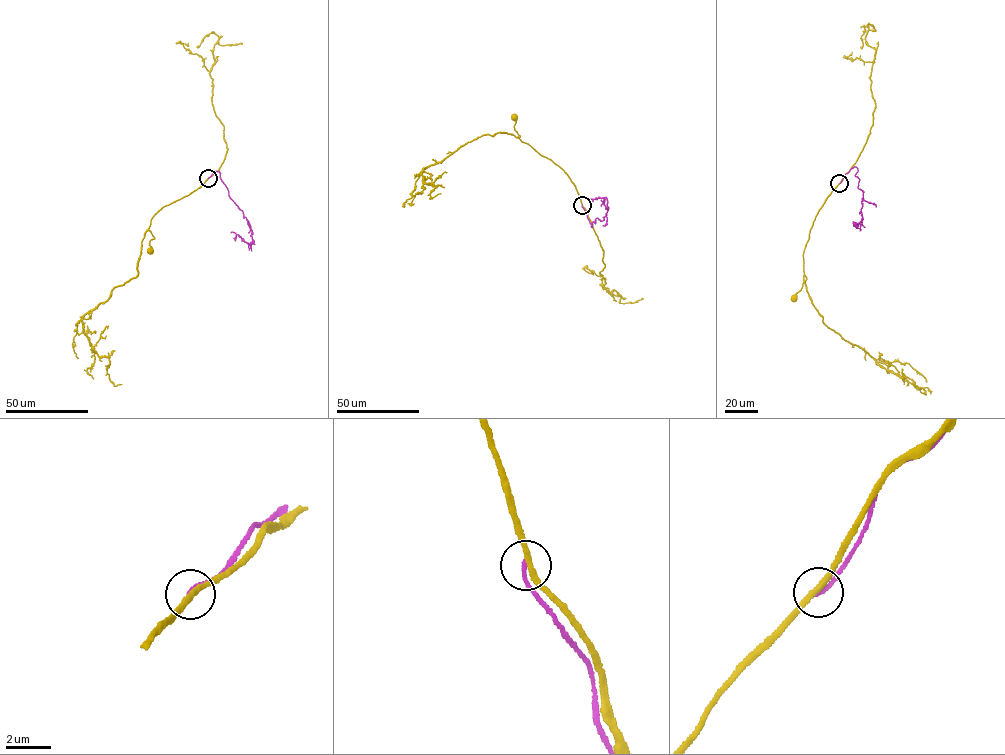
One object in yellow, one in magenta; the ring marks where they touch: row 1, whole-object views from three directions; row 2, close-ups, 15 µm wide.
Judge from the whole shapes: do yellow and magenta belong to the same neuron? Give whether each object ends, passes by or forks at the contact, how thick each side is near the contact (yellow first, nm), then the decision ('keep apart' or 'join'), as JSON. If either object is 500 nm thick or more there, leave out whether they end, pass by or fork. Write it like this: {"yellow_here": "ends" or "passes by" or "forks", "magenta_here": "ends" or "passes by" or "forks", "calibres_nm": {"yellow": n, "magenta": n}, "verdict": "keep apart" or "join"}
{"yellow_here": "passes by", "magenta_here": "ends", "calibres_nm": {"yellow": 240, "magenta": 170}, "verdict": "keep apart"}

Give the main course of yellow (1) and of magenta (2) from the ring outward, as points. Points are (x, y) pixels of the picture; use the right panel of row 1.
1: (839, 183), (825, 200), (810, 230), (803, 254), (806, 279), (793, 298)
2: (840, 183), (850, 169), (857, 168), (857, 188), (863, 191), (862, 220), (855, 226), (853, 222), (856, 228)

